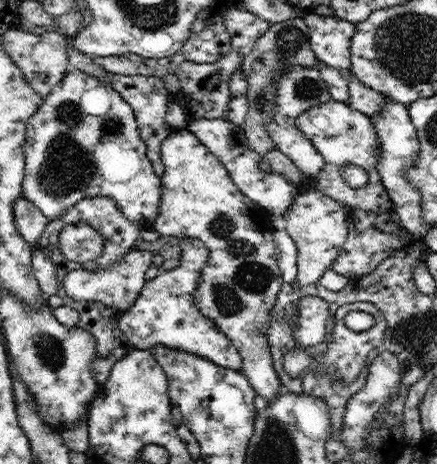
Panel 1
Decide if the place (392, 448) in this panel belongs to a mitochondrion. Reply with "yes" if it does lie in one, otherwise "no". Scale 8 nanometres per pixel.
no

